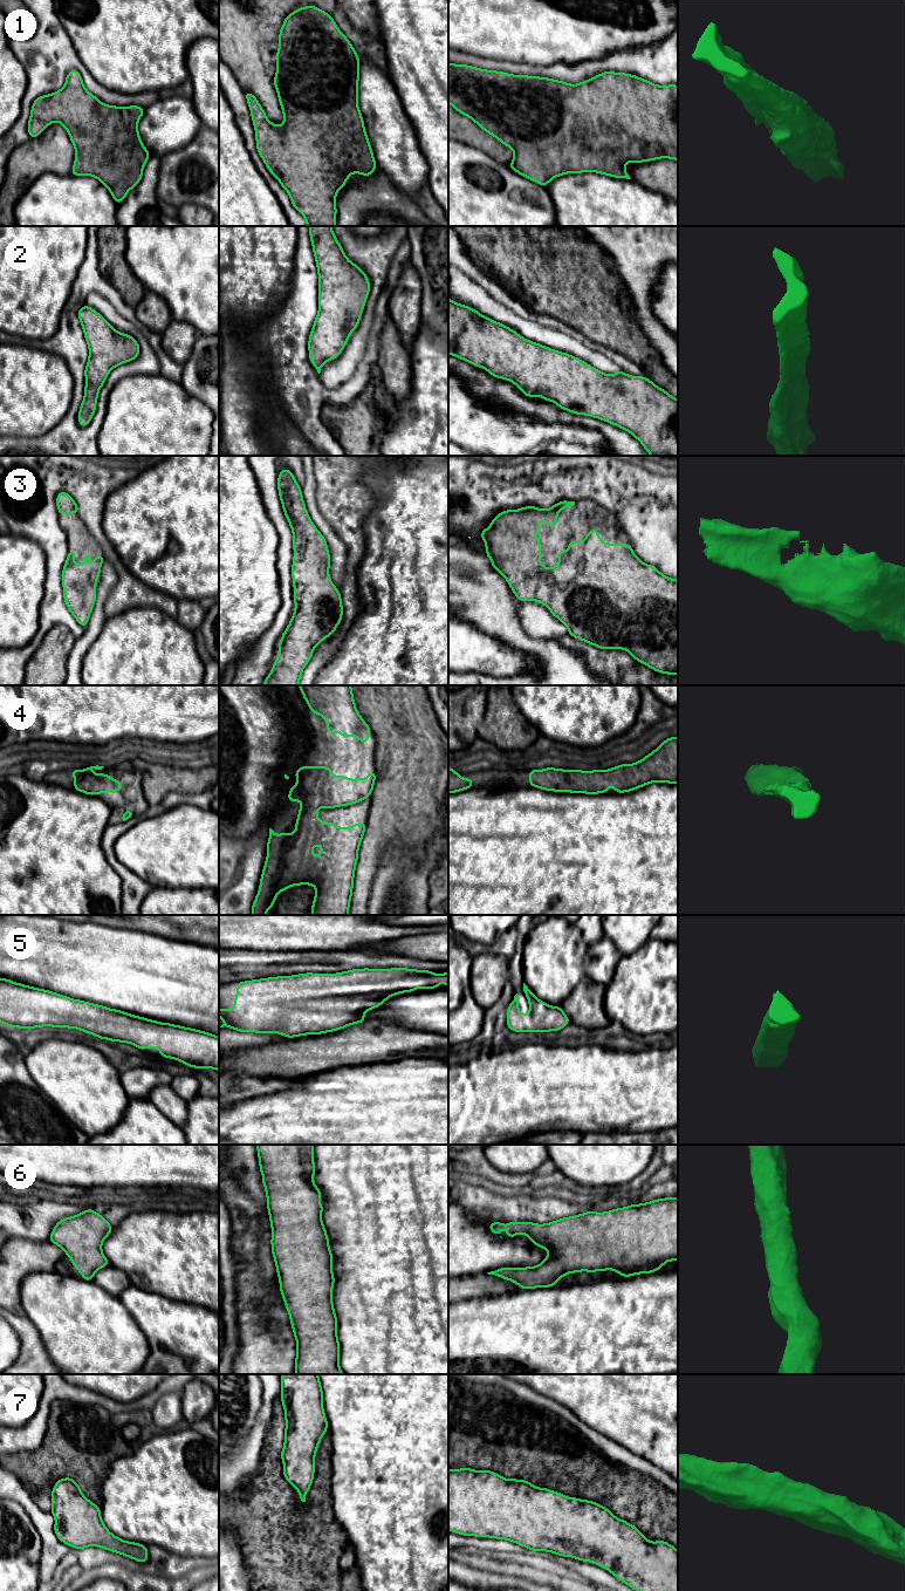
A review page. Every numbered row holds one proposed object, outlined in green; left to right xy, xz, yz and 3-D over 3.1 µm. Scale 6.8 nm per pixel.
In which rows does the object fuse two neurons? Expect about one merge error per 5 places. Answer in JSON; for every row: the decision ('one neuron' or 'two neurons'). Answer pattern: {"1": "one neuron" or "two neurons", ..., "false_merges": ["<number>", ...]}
{"1": "one neuron", "2": "one neuron", "3": "one neuron", "4": "one neuron", "5": "one neuron", "6": "one neuron", "7": "one neuron", "false_merges": []}

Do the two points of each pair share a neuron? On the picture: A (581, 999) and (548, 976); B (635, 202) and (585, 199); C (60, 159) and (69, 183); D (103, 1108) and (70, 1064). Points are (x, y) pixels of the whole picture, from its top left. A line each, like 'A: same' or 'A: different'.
A: different
B: same
C: different
D: same

